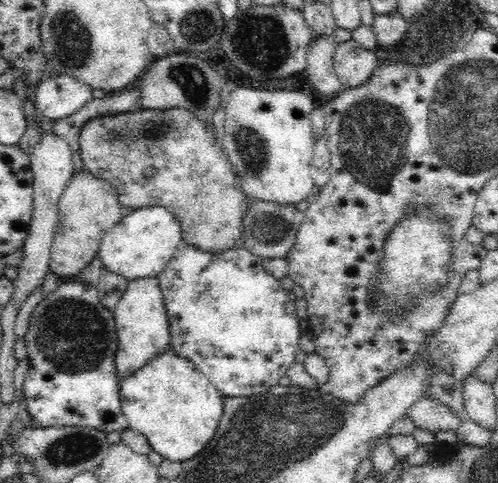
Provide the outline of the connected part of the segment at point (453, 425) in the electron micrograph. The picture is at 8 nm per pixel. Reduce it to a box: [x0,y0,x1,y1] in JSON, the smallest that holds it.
[408,398,467,432]

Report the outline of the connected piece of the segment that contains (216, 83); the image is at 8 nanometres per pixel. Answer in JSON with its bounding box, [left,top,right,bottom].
[138,52,223,124]

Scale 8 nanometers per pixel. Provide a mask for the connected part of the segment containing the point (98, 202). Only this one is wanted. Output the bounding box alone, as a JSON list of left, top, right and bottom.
[50,169,125,280]

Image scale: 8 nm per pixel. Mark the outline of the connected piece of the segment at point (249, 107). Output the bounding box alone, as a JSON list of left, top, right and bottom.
[220,85,315,204]

